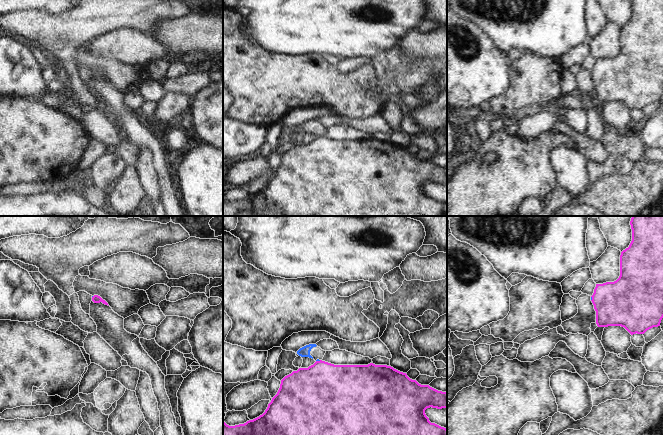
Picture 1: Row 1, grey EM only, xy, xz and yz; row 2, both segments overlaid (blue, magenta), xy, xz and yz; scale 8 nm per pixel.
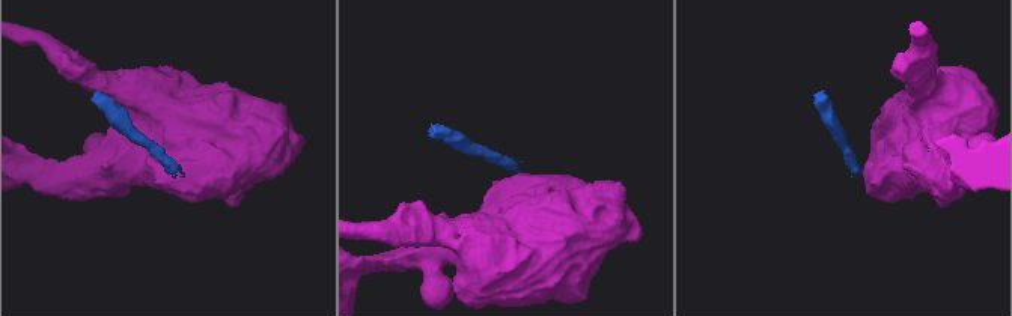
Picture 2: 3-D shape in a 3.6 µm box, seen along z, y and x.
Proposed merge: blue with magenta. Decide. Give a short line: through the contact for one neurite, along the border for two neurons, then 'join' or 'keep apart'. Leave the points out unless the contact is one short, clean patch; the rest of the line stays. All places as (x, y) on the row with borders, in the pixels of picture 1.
xz (320, 360), (316, 361) | keep apart

